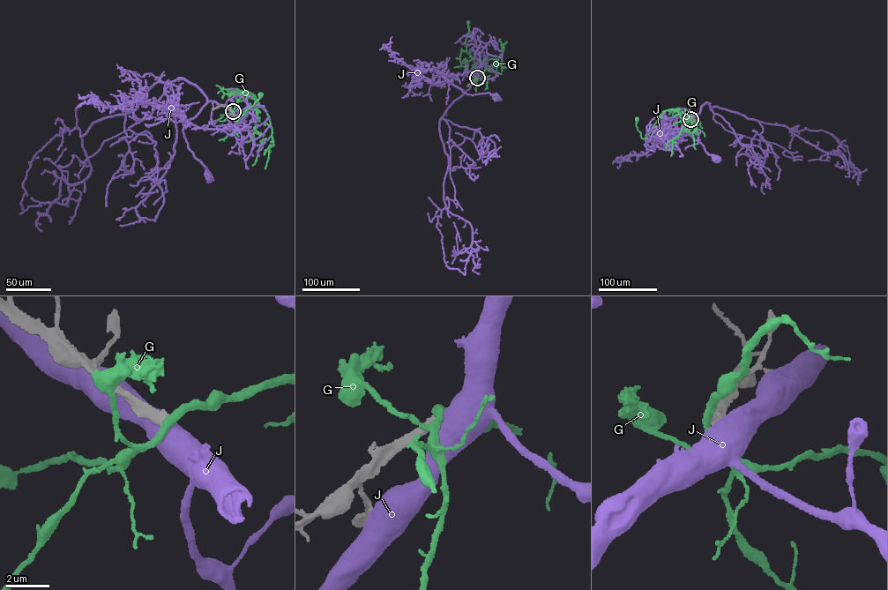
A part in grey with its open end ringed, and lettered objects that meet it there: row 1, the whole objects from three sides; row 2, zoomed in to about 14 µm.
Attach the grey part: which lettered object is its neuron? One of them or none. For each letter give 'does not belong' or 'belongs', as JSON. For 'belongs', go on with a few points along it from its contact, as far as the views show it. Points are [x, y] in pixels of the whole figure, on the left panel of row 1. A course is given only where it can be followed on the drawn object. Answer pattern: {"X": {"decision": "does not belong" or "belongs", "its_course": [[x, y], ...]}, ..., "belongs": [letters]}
{"G": {"decision": "does not belong"}, "J": {"decision": "does not belong"}, "belongs": []}

